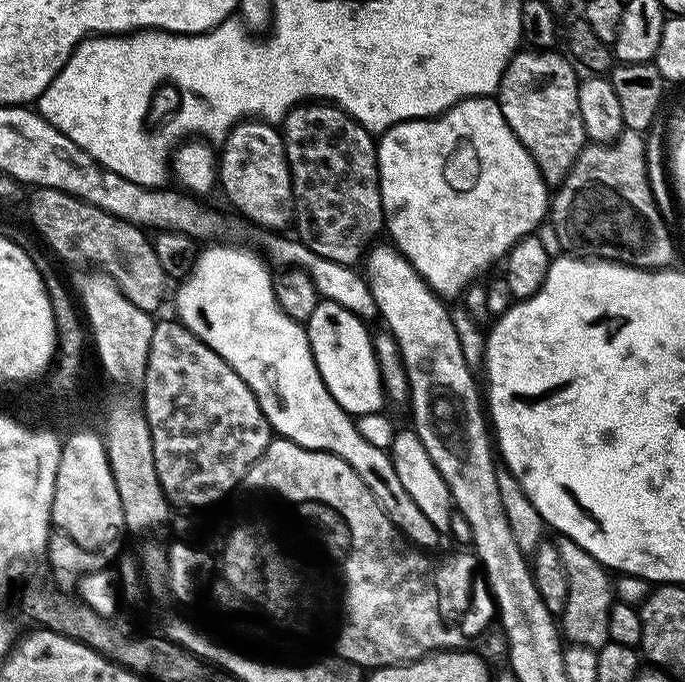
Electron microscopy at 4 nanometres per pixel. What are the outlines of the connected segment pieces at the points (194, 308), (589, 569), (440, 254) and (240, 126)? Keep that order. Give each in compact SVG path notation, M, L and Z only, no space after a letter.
M212 242L207 246L201 247L196 253L196 260L192 263L192 269L188 271L187 276L183 277L179 281L180 284L176 288L176 312L174 312L175 319L184 324L188 330L194 333L196 336L202 338L204 342L216 354L222 358L226 358L226 362L230 362L230 366L235 370L240 378L252 390L254 390L254 396L258 398L258 404L262 406L262 412L266 414L268 424L272 428L273 433L277 437L285 440L293 440L295 444L302 446L303 448L313 448L319 452L332 452L335 456L340 456L345 462L351 466L356 473L366 482L366 486L374 494L376 501L384 508L384 511L391 516L392 520L396 523L397 528L421 550L433 550L440 544L440 536L442 536L441 529L434 526L434 522L430 522L430 518L426 518L426 514L422 514L422 510L418 510L418 506L414 502L414 498L410 498L410 494L406 490L406 486L402 486L402 478L398 478L398 474L394 474L394 466L392 465L391 455L385 449L378 446L371 445L359 432L357 428L357 421L354 419L349 409L338 406L338 402L330 394L330 390L326 386L326 382L322 378L322 374L318 370L316 365L316 359L312 353L312 343L308 340L308 329L301 321L296 320L293 316L285 310L278 302L278 298L274 294L274 286L272 285L272 278L274 275L273 269L270 267L269 261L265 259L259 251L251 252L248 248L239 248L236 244L216 244L220 242Z
M560 536L555 543L558 546L558 554L562 554L562 566L566 566L568 579L566 606L562 613L563 635L573 645L599 650L602 645L609 643L608 611L612 609L614 603L613 577L609 569L600 564L598 558L594 558L594 554L582 550L582 546L578 546L578 542L574 542L569 536Z
M469 96L460 103L449 108L447 112L431 118L418 120L401 120L392 128L387 128L379 137L376 145L376 161L380 167L380 193L384 207L384 228L389 232L391 243L418 270L420 277L435 290L437 296L449 298L459 297L464 289L481 279L480 275L491 264L499 265L507 257L508 252L523 236L533 235L540 225L545 223L550 212L550 188L544 183L542 174L531 154L522 146L522 142L510 130L506 118L502 118L502 110L495 99L487 96Z
M259 118L241 120L228 131L222 141L222 147L218 152L218 184L228 195L228 200L242 212L248 219L261 224L264 230L284 230L293 223L296 207L292 197L292 175L284 149L284 138L279 127L265 122Z

